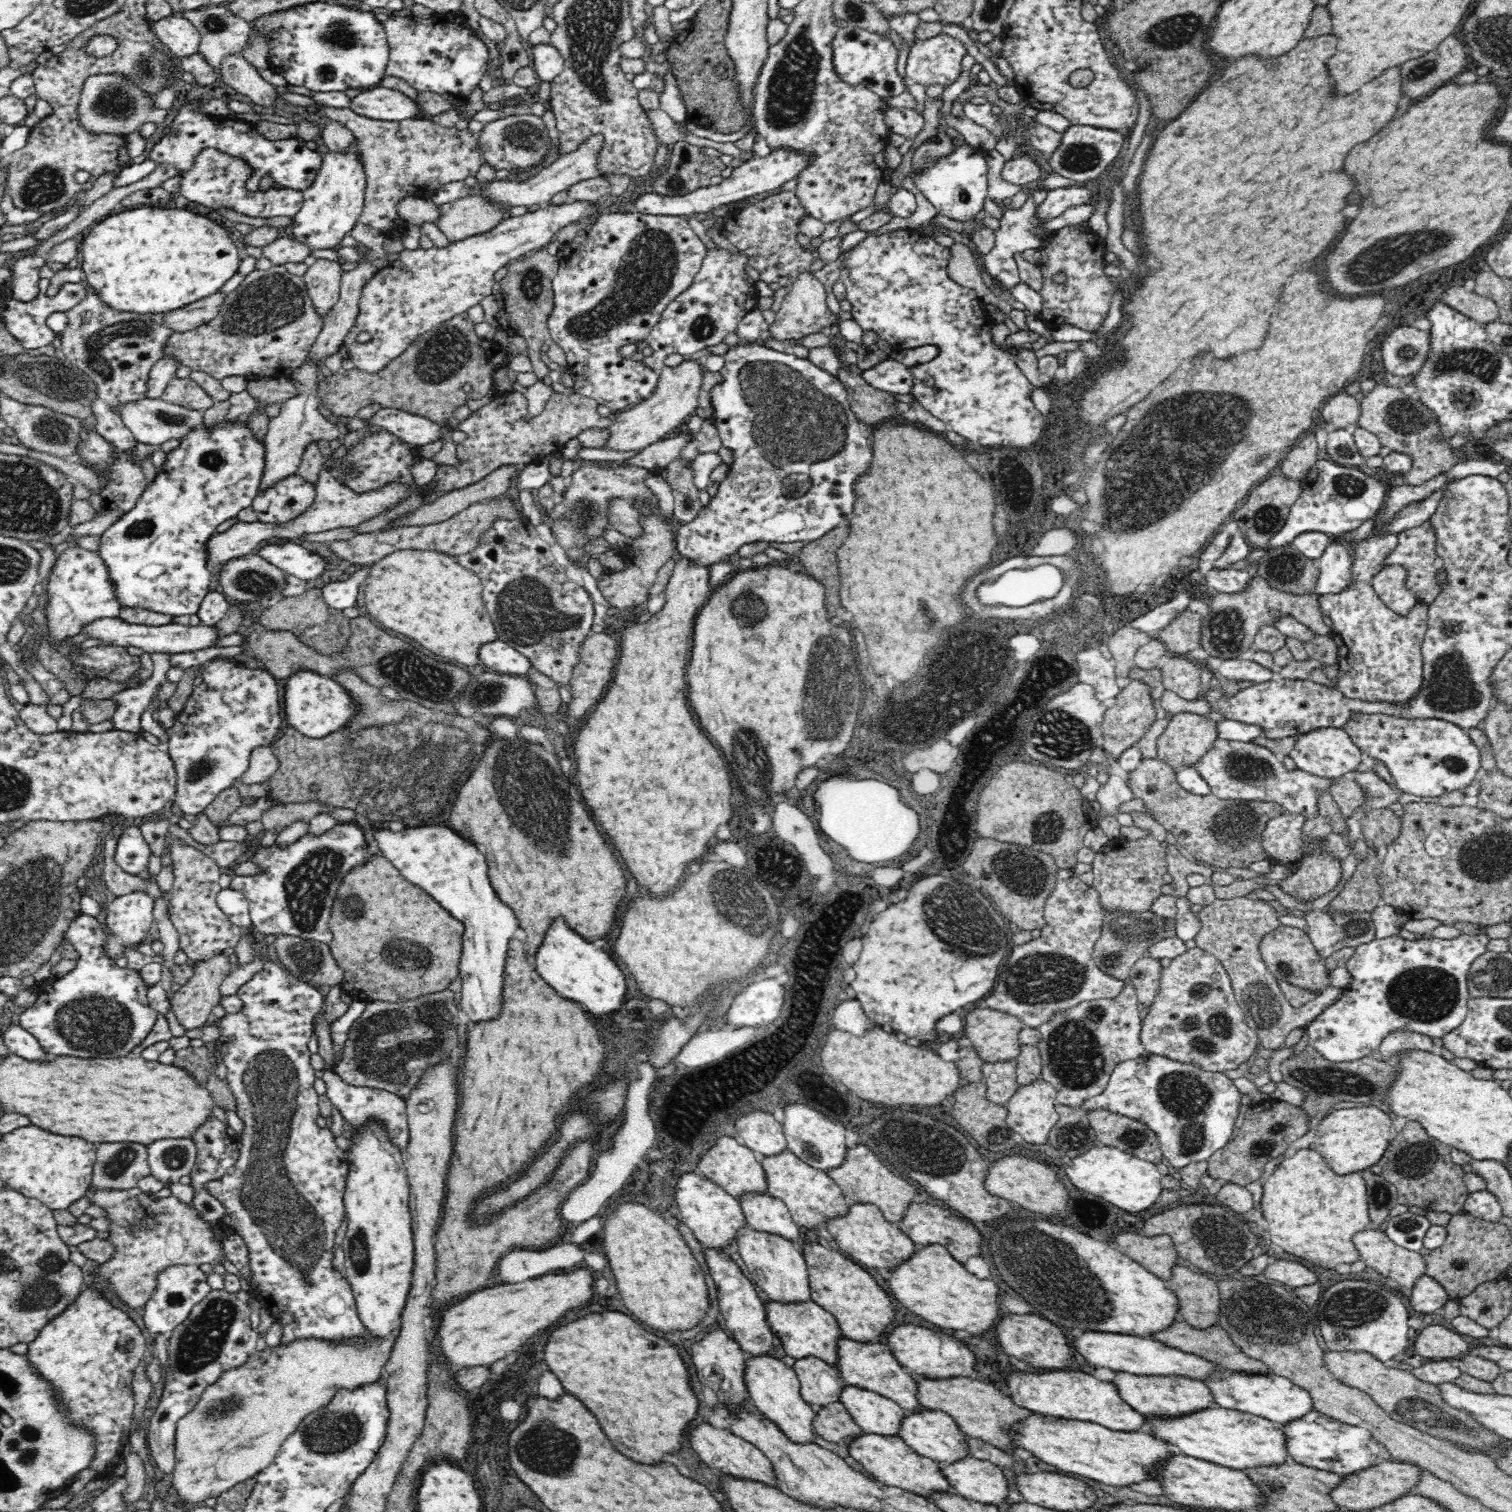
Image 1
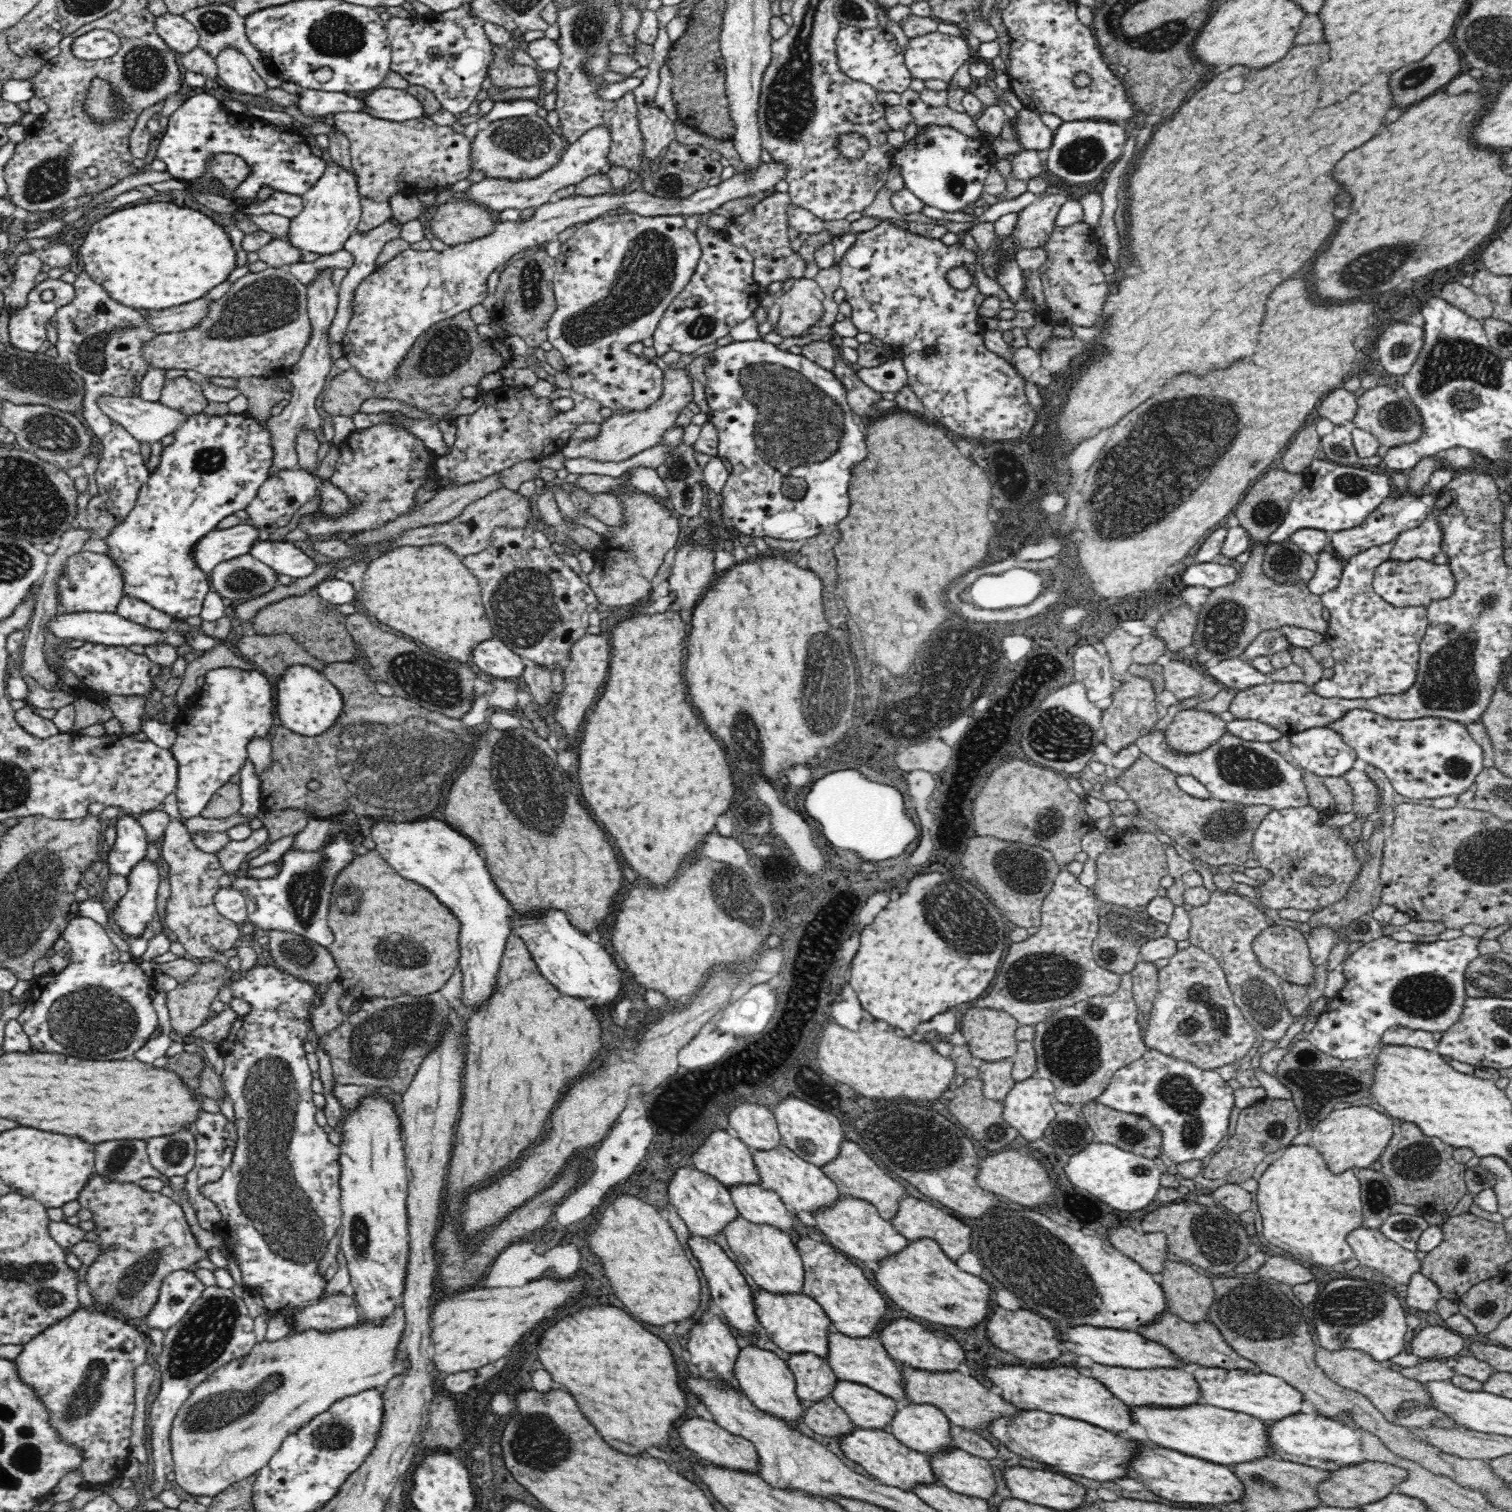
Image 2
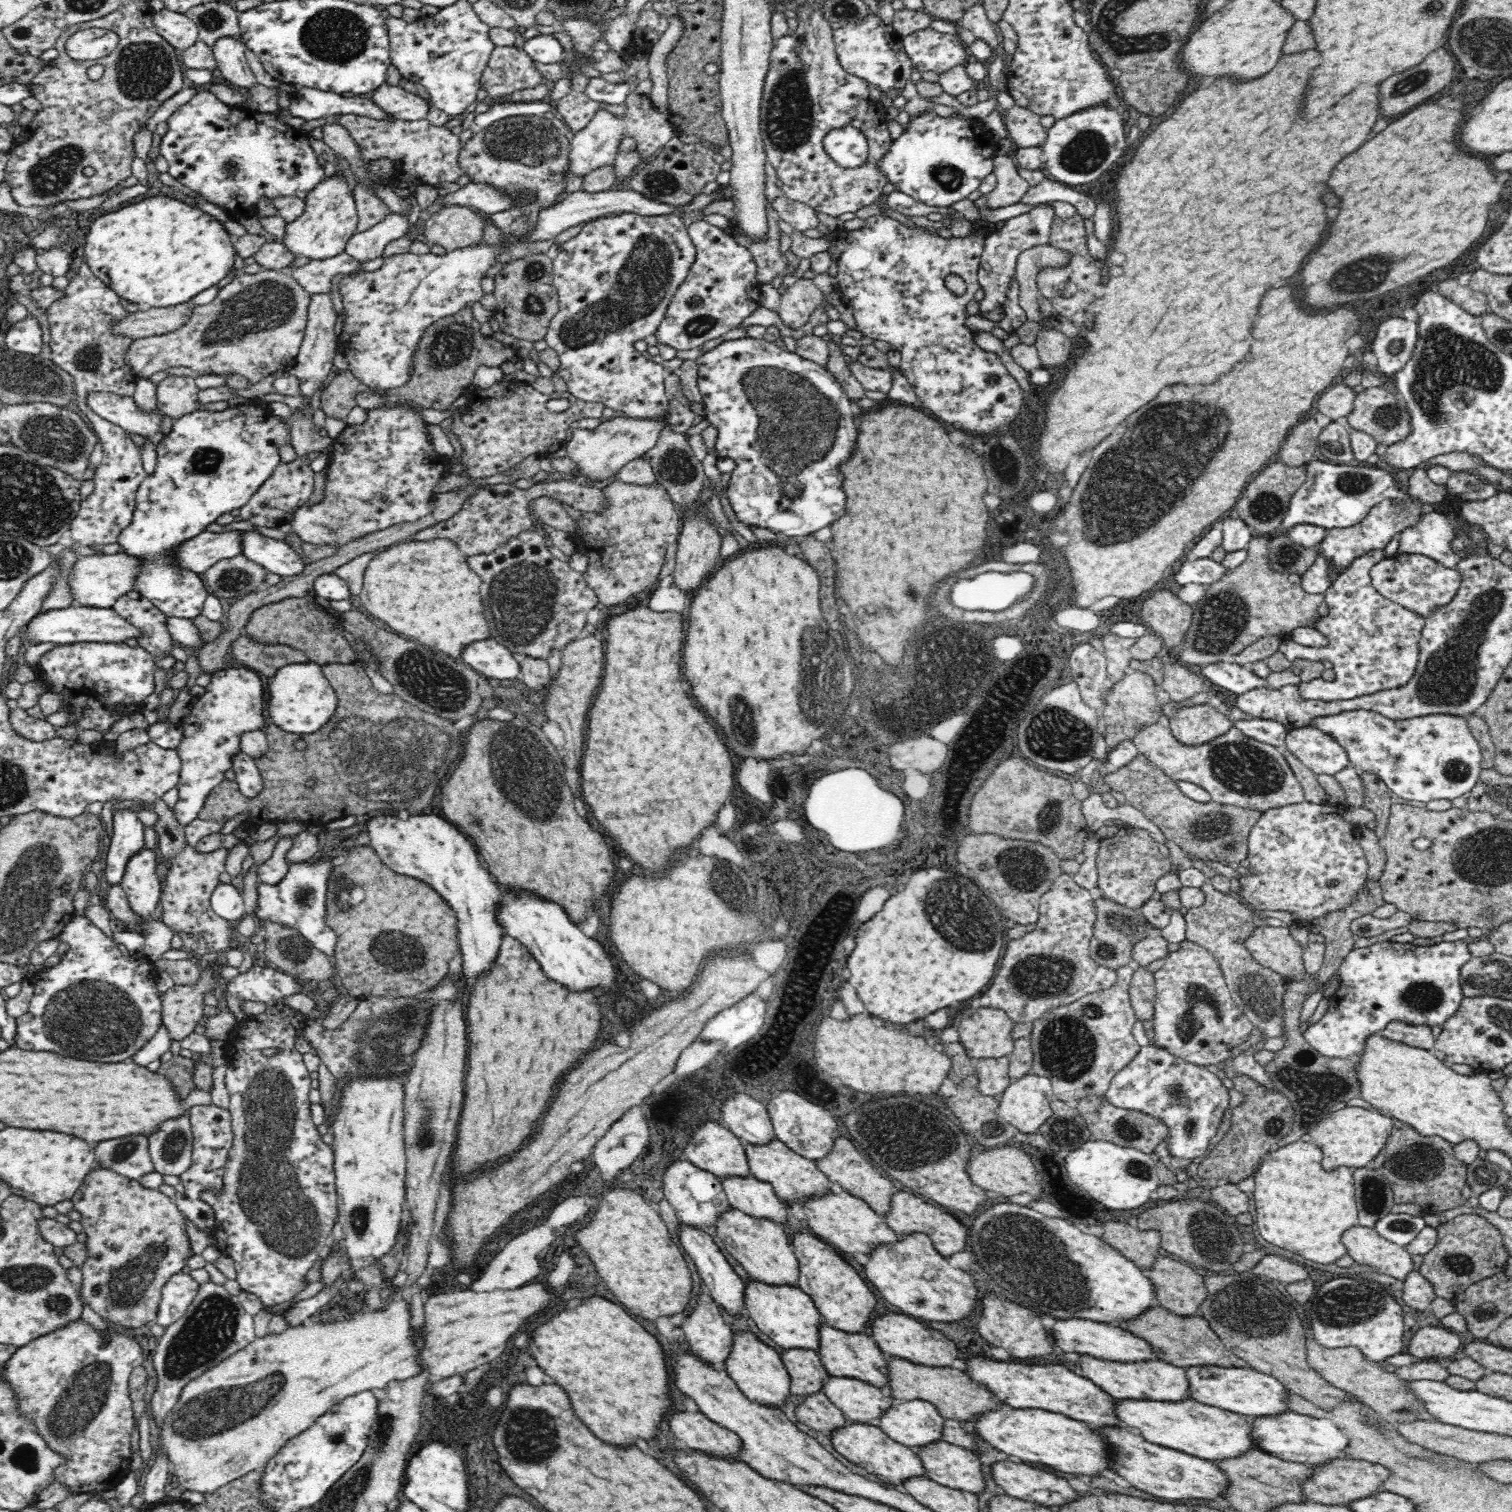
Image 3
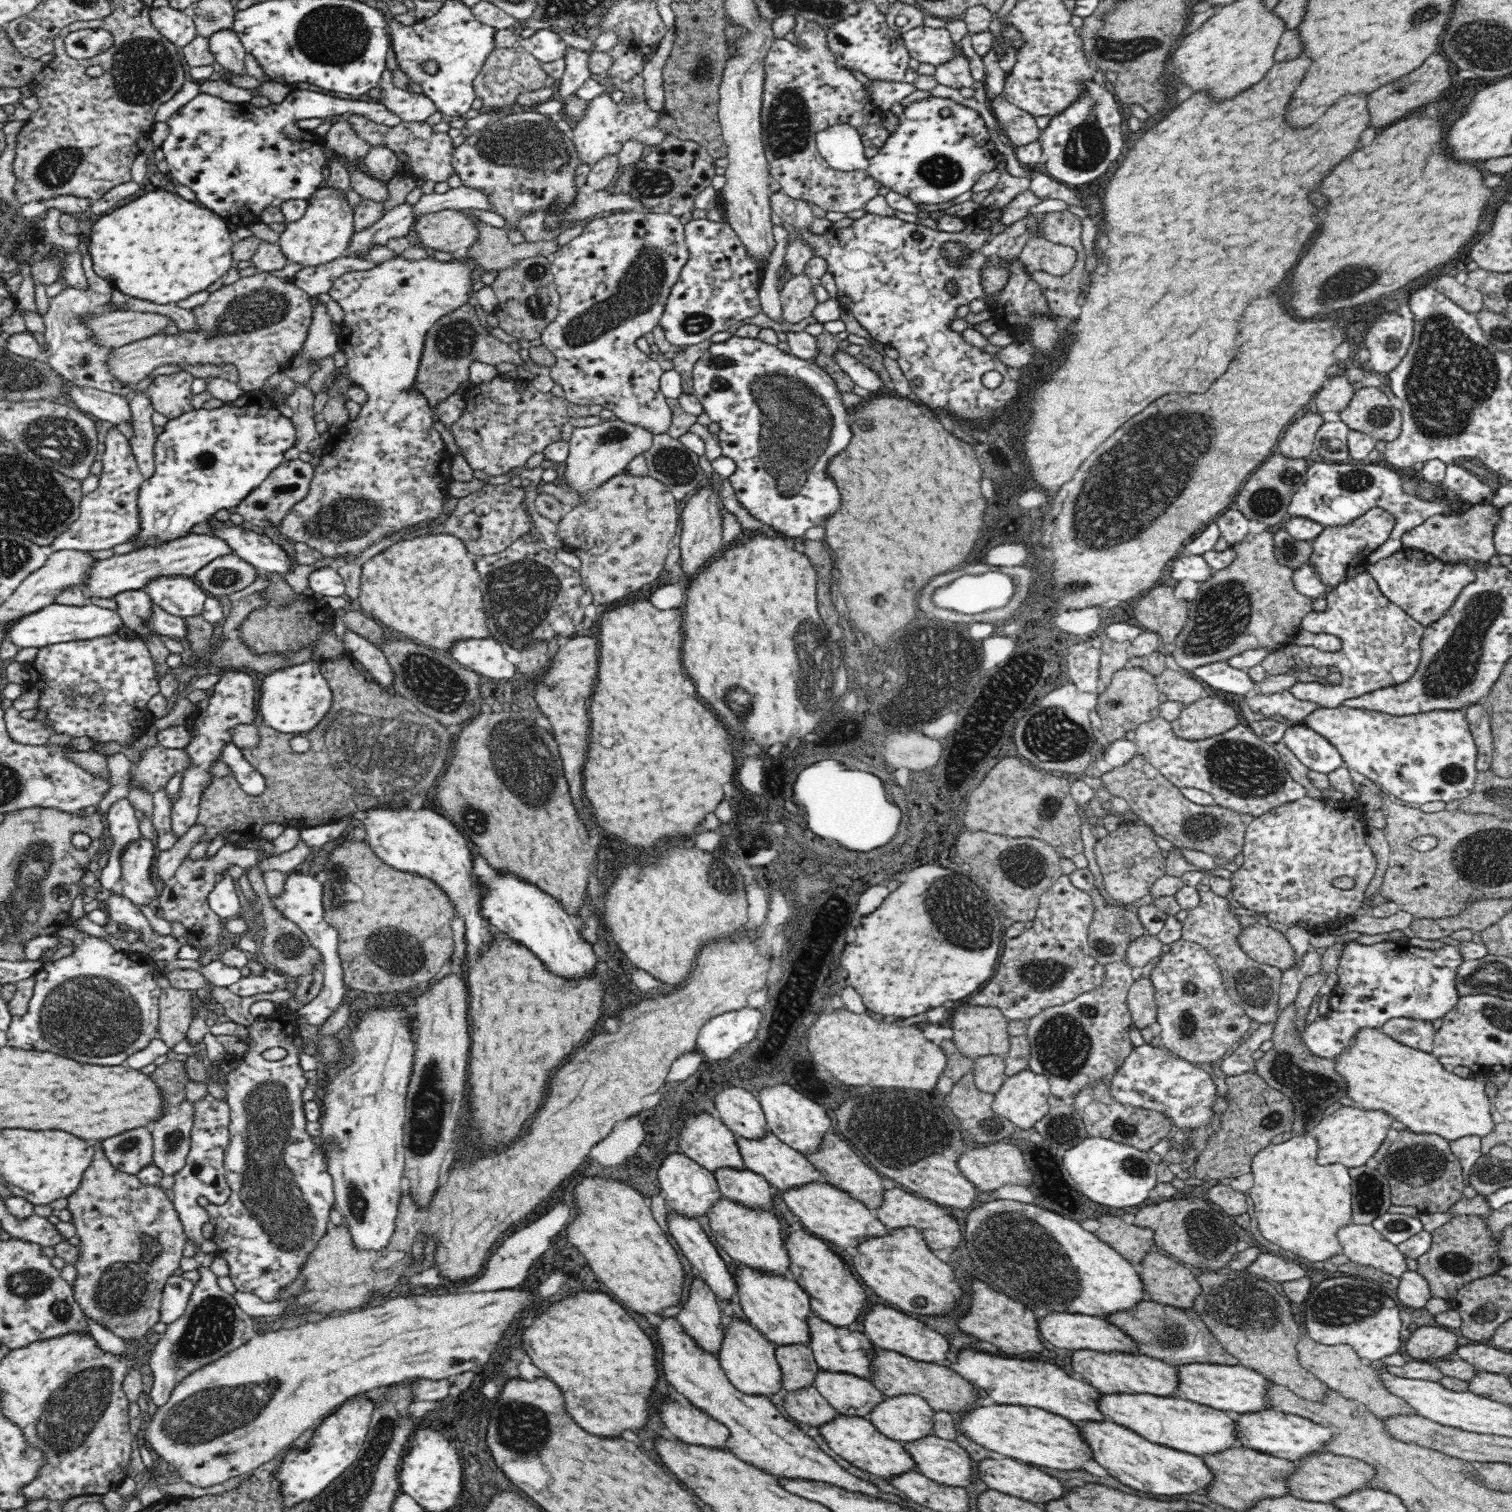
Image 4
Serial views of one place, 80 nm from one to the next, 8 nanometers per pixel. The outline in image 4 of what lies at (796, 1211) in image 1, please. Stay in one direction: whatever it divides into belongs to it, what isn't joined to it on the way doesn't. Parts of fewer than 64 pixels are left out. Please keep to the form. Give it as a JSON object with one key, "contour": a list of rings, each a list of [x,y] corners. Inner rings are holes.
{"contour":[[[767,1131],[762,1138],[754,1138],[754,1140],[736,1136],[736,1144],[738,1144],[744,1166],[750,1171],[764,1176],[778,1190],[794,1190],[795,1187],[802,1187],[803,1184],[823,1181],[822,1175],[816,1170],[815,1165],[807,1159],[807,1155],[782,1142],[773,1132]]]}

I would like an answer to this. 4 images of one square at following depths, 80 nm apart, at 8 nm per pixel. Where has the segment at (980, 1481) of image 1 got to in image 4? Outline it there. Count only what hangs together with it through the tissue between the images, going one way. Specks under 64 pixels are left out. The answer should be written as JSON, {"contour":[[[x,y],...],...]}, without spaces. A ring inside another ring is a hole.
{"contour":[[[932,1434],[902,1445],[911,1453],[916,1470],[929,1480],[964,1489],[971,1484],[971,1457],[955,1441]]]}

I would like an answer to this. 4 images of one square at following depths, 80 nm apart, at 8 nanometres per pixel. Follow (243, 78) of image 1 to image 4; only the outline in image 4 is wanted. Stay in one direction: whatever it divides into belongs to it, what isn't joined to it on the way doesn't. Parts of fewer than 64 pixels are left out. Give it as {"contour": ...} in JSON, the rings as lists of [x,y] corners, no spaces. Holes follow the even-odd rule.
{"contour":[[[233,29],[215,32],[208,39],[209,48],[218,64],[232,75],[246,75],[245,58],[248,56],[240,38]]]}

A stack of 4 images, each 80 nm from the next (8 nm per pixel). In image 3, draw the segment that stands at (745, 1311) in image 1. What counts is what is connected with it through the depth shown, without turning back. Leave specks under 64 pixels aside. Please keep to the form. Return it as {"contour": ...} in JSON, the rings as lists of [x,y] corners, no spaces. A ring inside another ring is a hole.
{"contour":[[[680,1222],[676,1226],[678,1237],[686,1254],[694,1261],[699,1272],[704,1289],[707,1290],[715,1302],[718,1302],[726,1312],[738,1316],[744,1312],[744,1280],[738,1278],[738,1274],[732,1270],[726,1258],[722,1255],[720,1248],[712,1242],[712,1237],[703,1230],[699,1230],[691,1224]]]}

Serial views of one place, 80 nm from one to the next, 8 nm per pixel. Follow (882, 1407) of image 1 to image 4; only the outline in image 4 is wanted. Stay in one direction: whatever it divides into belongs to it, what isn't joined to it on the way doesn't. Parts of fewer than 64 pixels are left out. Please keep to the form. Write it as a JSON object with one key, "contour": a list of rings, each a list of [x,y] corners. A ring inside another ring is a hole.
{"contour":[[[820,1369],[814,1386],[836,1412],[846,1416],[866,1417],[872,1408],[883,1402],[883,1394],[869,1379],[848,1372]]]}

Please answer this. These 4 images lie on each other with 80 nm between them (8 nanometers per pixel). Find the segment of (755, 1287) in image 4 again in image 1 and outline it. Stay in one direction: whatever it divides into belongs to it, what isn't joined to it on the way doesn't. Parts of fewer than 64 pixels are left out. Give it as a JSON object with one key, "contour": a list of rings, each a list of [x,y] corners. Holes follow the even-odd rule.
{"contour":[[[813,1300],[804,1302],[804,1304],[780,1304],[772,1302],[766,1305],[768,1313],[768,1323],[772,1331],[780,1338],[780,1344],[786,1354],[800,1360],[802,1358],[818,1358],[828,1363],[830,1366],[838,1366],[840,1362],[840,1353],[838,1353],[838,1344],[840,1338],[845,1336],[838,1325],[838,1320],[834,1315],[826,1312],[821,1306],[818,1306]]]}

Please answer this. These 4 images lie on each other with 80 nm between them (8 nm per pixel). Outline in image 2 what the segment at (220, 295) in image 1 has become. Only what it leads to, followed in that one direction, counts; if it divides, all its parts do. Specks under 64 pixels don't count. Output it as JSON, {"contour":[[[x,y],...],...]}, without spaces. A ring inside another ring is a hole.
{"contour":[[[196,299],[179,307],[163,311],[150,311],[146,316],[147,324],[156,334],[166,334],[186,330],[203,319],[210,310],[212,300]]]}

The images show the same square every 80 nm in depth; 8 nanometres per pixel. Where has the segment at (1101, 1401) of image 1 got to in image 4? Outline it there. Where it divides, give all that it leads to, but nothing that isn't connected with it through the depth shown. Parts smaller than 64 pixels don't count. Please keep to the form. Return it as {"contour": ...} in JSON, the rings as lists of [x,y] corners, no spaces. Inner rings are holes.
{"contour":[[[959,1350],[956,1362],[946,1366],[982,1390],[985,1400],[998,1404],[1043,1408],[1073,1422],[1102,1422],[1106,1416],[1098,1407],[1099,1391],[1084,1379],[1074,1379],[1063,1367],[1045,1362],[1045,1359],[1017,1359],[1016,1356],[993,1355],[982,1350]]]}

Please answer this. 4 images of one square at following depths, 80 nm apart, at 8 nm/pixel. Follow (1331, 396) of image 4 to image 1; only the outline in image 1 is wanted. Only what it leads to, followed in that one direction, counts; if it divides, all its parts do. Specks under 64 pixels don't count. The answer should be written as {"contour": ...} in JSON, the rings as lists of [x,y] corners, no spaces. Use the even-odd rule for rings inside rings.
{"contour":[[[1341,391],[1324,403],[1319,416],[1322,422],[1332,424],[1337,430],[1344,430],[1348,426],[1357,424],[1360,414],[1360,402],[1354,396]]]}

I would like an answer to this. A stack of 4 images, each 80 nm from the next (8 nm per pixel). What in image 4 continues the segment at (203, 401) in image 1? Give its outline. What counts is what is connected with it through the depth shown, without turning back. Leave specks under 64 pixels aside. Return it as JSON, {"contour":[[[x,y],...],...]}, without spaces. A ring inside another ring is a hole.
{"contour":[[[184,370],[160,375],[152,380],[144,393],[148,395],[154,411],[173,419],[191,410],[192,380],[194,375]]]}

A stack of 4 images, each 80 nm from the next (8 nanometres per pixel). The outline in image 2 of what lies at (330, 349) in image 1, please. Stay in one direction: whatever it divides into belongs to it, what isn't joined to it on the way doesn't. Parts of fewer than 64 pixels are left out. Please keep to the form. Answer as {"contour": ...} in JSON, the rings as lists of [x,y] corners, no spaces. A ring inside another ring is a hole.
{"contour":[[[392,217],[388,219],[386,223],[380,224],[379,227],[372,228],[372,230],[364,233],[354,232],[352,236],[348,237],[343,249],[347,250],[354,257],[355,263],[347,270],[347,275],[343,278],[342,285],[340,286],[337,311],[328,331],[330,343],[341,342],[345,334],[346,326],[348,326],[348,322],[350,322],[350,318],[352,318],[352,296],[355,289],[368,274],[372,274],[372,272],[377,269],[375,266],[376,258],[378,258],[378,255],[382,252],[382,248],[386,242],[390,242],[390,240],[394,240],[394,238],[400,236],[401,225],[399,220]]]}

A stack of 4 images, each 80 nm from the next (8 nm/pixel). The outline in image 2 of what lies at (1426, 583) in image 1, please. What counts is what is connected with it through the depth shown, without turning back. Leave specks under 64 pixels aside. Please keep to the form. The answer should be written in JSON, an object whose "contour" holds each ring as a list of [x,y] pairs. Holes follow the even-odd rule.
{"contour":[[[1429,515],[1417,528],[1402,532],[1391,551],[1391,560],[1421,558],[1434,564],[1449,566],[1448,556],[1441,551],[1442,531],[1434,515]]]}

